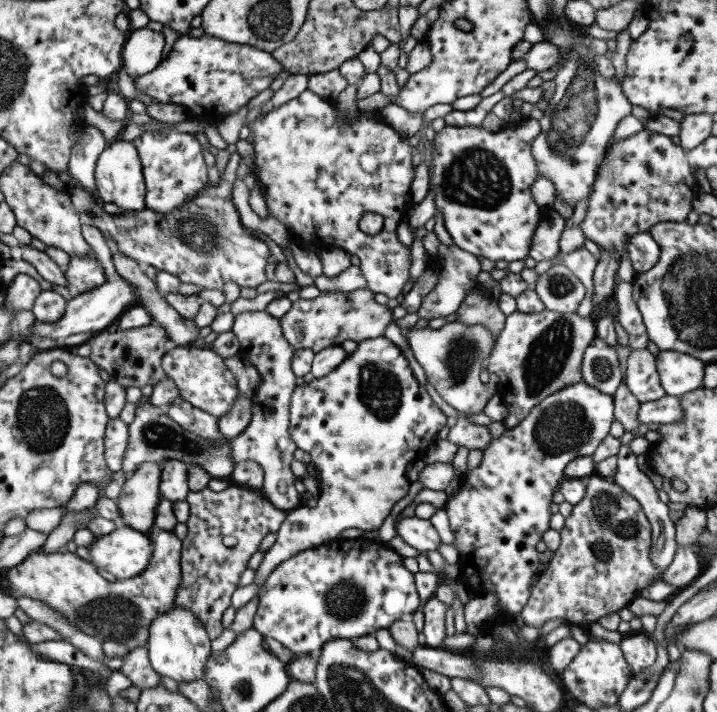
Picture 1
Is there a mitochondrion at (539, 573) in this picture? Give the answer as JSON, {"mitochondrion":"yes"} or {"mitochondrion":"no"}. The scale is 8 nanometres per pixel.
{"mitochondrion":"no"}

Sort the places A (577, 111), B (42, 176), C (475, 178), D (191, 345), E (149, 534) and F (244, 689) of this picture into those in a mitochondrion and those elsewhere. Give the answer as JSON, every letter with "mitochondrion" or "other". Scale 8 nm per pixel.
{"A":"mitochondrion","B":"other","C":"mitochondrion","D":"other","E":"other","F":"mitochondrion"}

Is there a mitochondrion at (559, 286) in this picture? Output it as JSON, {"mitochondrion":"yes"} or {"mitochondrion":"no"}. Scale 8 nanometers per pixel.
{"mitochondrion":"yes"}

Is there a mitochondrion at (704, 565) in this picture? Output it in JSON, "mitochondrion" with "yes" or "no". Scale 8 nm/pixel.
{"mitochondrion":"no"}

